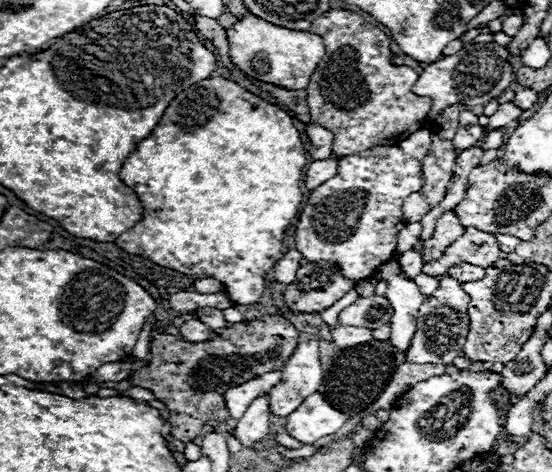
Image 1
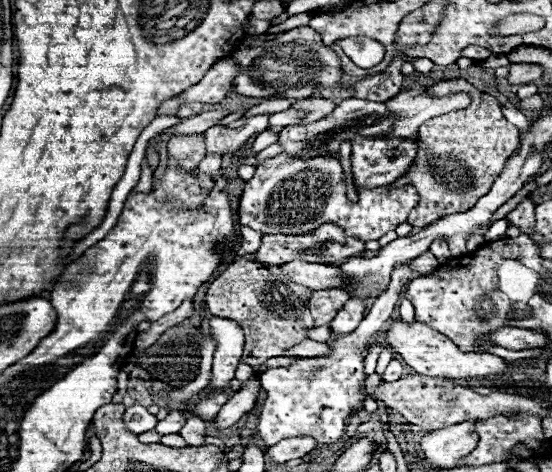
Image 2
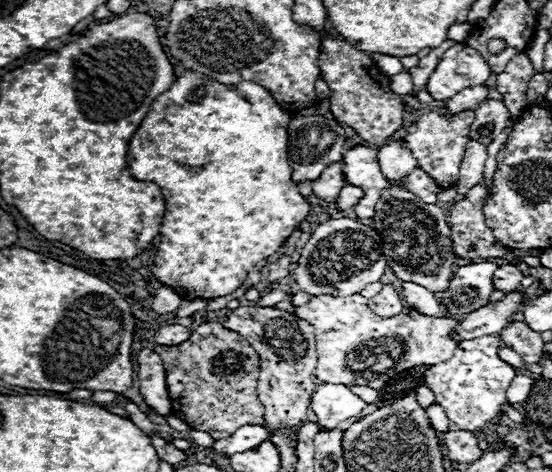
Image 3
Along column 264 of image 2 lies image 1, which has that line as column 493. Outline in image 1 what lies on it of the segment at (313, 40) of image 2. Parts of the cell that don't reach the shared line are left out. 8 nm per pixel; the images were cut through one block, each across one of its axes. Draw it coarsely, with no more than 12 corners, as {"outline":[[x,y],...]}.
{"outline":[[470,42],[428,64],[412,92],[484,106],[514,80],[506,46]]}

